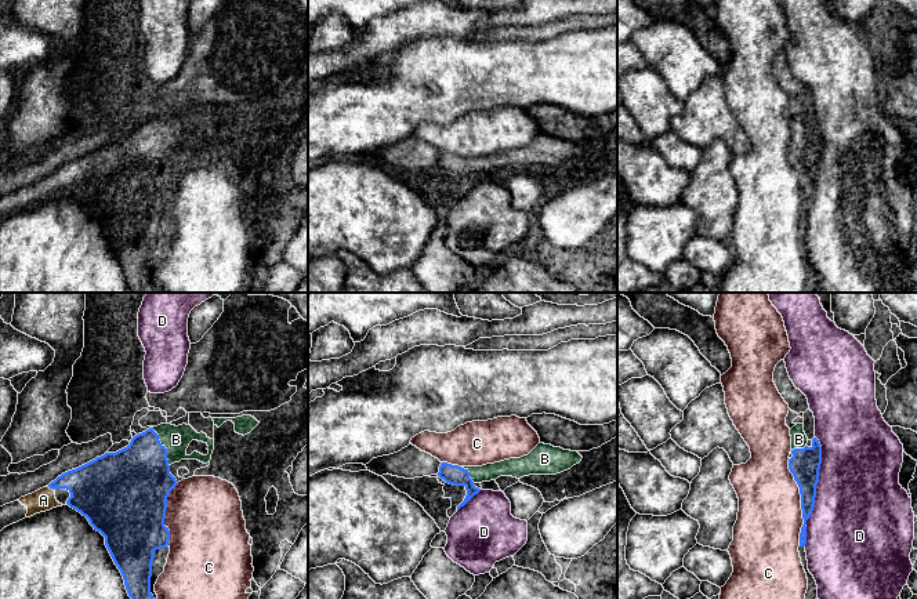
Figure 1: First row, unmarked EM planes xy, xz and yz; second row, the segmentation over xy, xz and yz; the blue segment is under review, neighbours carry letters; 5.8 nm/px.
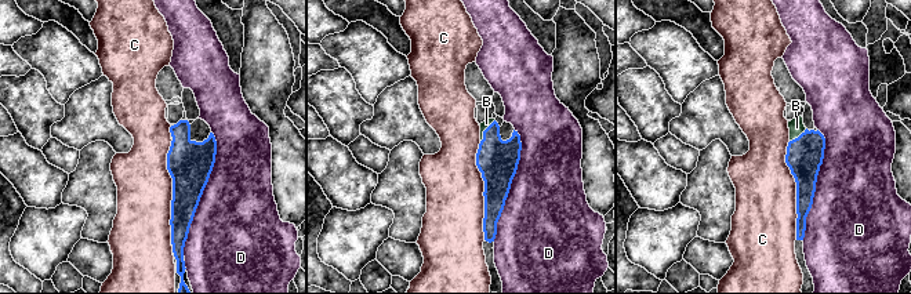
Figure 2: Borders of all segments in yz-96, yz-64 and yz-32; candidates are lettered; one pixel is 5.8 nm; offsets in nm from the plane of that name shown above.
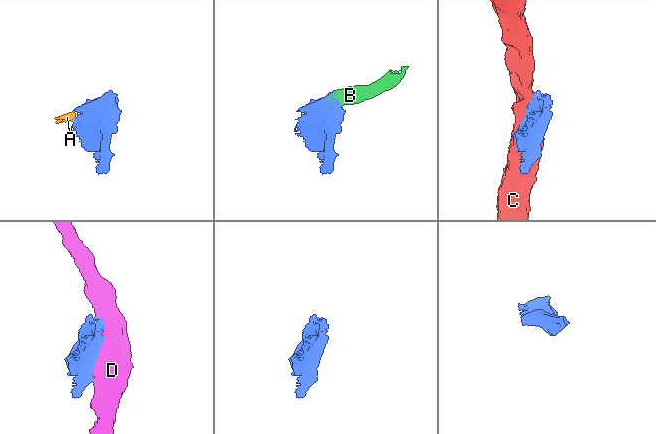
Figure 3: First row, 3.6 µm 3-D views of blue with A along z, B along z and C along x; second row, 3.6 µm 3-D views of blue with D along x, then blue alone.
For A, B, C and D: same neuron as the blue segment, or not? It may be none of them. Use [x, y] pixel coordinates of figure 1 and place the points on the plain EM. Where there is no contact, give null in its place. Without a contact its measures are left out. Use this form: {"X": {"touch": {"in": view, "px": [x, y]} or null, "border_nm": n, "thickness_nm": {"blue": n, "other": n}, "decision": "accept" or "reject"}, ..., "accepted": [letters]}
{"A": {"touch": {"in": "xy", "px": [51, 178]}, "border_nm": 40, "thickness_nm": {"blue": 300, "other": 130}, "decision": "accept"}, "B": {"touch": {"in": "xy", "px": [165, 138]}, "border_nm": 240, "thickness_nm": {"blue": 400, "other": 160}, "decision": "accept"}, "C": {"touch": {"in": "yz", "px": [801, 193]}, "border_nm": 500, "thickness_nm": {"blue": 180, "other": 380}, "decision": "reject"}, "D": {"touch": {"in": "yz", "px": [815, 182]}, "border_nm": 650, "thickness_nm": {"blue": 180, "other": 500}, "decision": "reject"}, "accepted": ["A", "B"]}

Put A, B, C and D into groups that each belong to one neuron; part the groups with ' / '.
A B / C / D

